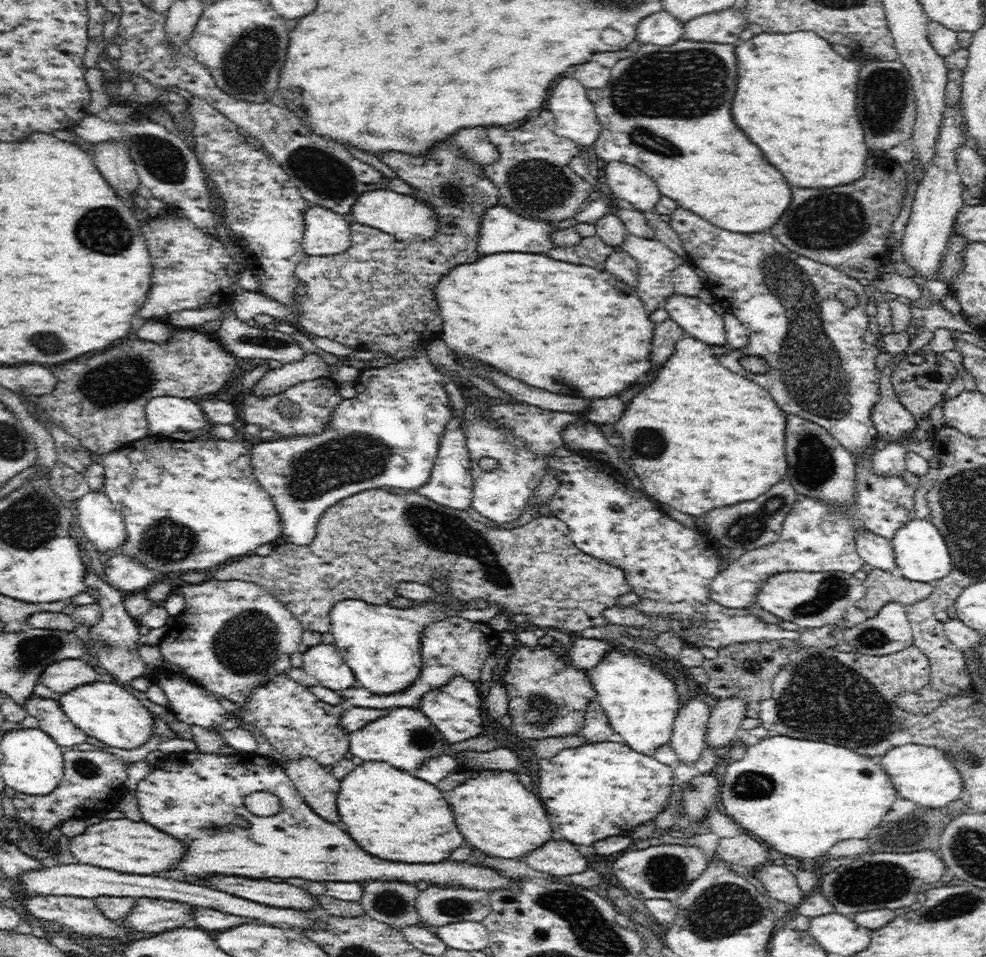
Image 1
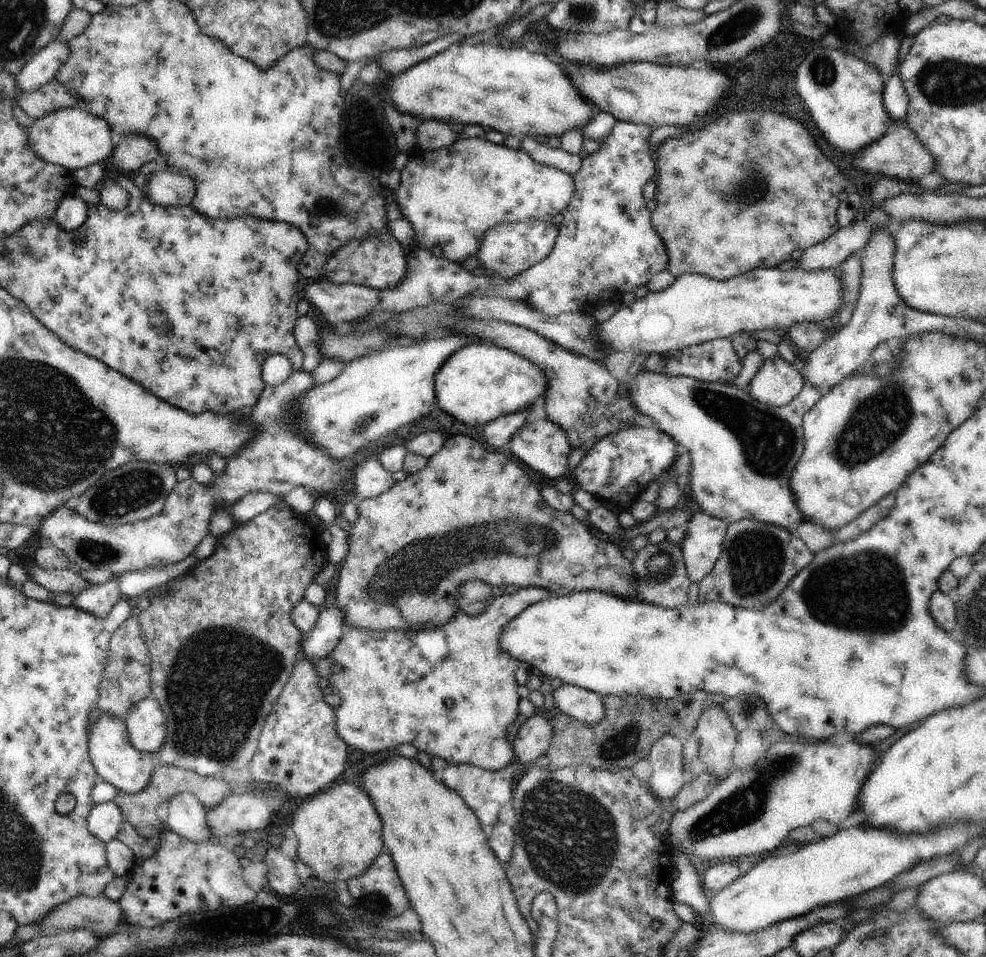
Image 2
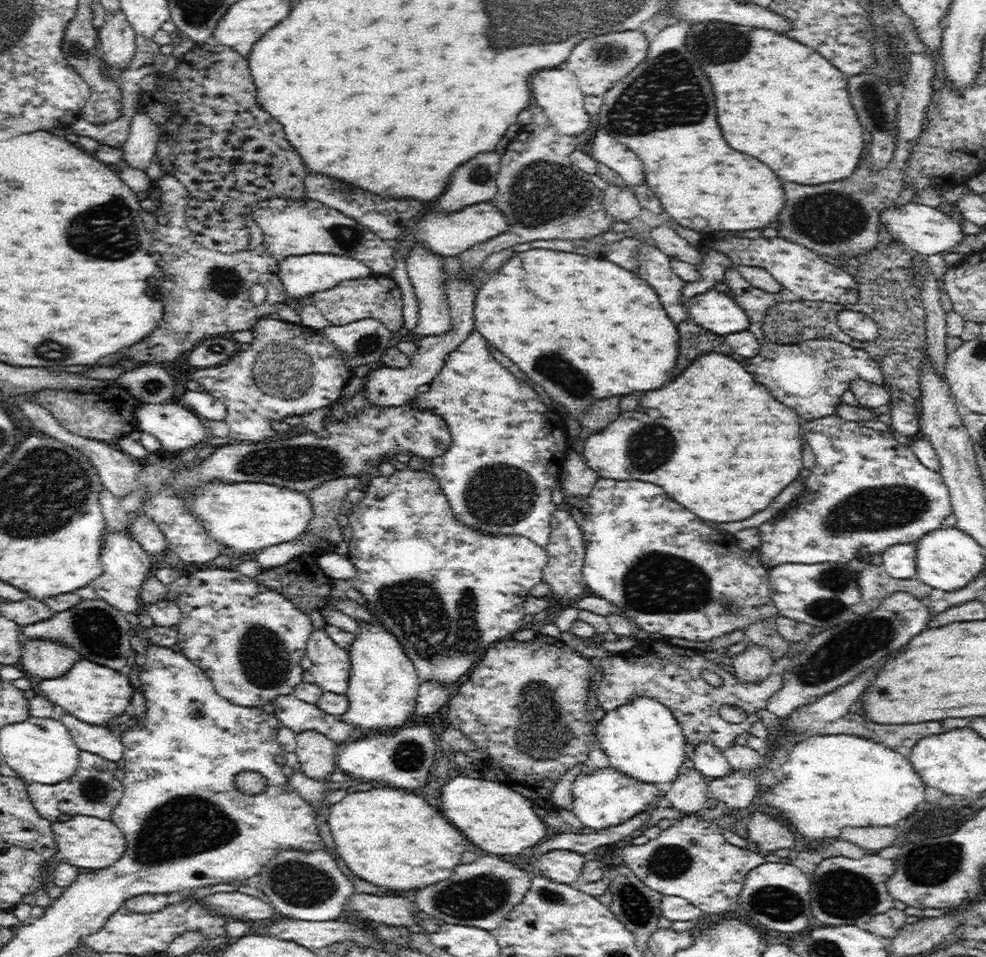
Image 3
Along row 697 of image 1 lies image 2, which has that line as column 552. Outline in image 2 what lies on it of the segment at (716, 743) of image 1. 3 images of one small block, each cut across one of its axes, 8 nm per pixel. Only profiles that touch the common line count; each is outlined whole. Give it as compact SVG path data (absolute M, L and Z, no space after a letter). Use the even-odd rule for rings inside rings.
M534 714L530 718L520 721L520 728L512 750L515 758L524 766L529 766L546 754L554 738L554 728L551 720Z

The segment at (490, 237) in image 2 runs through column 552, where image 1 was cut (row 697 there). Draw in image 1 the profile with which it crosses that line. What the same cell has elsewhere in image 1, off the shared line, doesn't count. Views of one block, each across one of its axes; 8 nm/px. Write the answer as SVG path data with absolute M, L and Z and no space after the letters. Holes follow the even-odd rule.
M210 576L208 580L201 582L200 584L184 584L175 588L186 601L186 608L169 621L168 630L163 639L158 643L159 650L161 652L164 662L174 663L175 666L182 667L182 673L185 676L189 676L195 682L200 682L202 686L206 687L206 690L215 693L216 695L224 696L230 700L234 706L240 706L244 704L249 697L252 688L266 682L270 677L277 674L288 673L290 668L290 656L293 652L298 651L298 646L303 642L302 633L304 628L301 622L294 616L293 612L290 612L286 608L285 604L278 601L274 596L271 596L266 590L258 586L258 584L242 580L216 580L213 576Z

